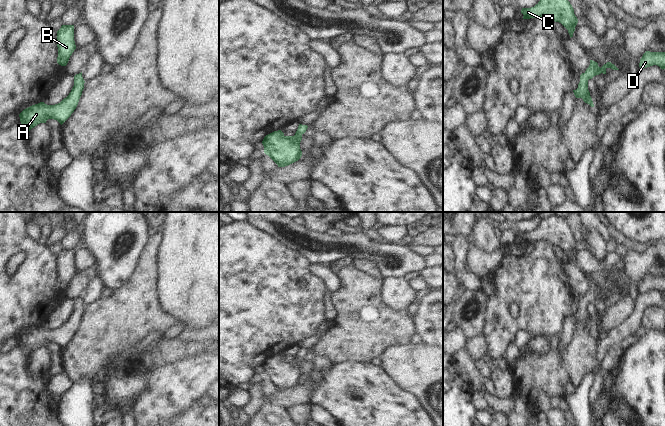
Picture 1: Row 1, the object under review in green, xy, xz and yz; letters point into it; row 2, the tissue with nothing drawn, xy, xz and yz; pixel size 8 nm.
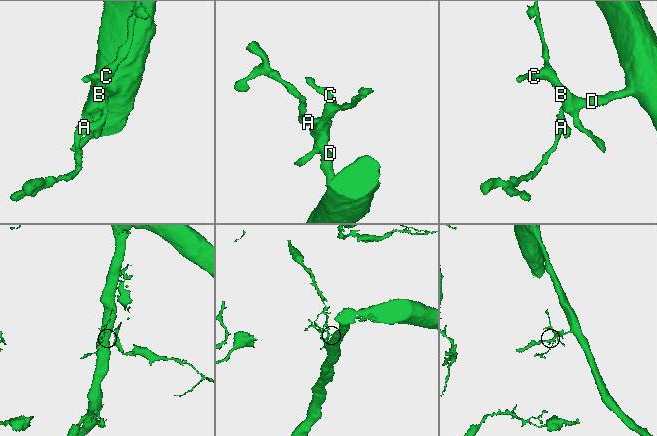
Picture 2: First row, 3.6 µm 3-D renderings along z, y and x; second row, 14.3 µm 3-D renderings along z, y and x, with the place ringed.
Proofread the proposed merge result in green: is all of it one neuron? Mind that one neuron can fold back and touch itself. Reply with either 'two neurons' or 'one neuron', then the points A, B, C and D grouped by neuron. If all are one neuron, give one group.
one neuron; A B C D

